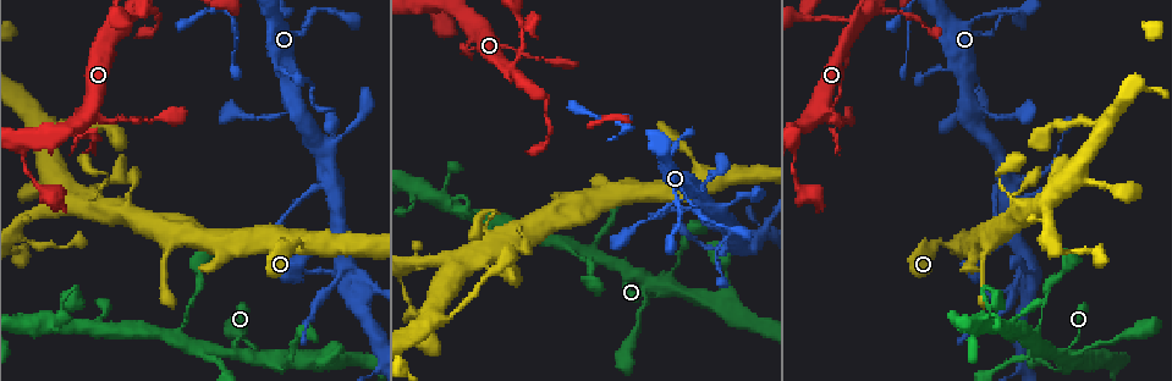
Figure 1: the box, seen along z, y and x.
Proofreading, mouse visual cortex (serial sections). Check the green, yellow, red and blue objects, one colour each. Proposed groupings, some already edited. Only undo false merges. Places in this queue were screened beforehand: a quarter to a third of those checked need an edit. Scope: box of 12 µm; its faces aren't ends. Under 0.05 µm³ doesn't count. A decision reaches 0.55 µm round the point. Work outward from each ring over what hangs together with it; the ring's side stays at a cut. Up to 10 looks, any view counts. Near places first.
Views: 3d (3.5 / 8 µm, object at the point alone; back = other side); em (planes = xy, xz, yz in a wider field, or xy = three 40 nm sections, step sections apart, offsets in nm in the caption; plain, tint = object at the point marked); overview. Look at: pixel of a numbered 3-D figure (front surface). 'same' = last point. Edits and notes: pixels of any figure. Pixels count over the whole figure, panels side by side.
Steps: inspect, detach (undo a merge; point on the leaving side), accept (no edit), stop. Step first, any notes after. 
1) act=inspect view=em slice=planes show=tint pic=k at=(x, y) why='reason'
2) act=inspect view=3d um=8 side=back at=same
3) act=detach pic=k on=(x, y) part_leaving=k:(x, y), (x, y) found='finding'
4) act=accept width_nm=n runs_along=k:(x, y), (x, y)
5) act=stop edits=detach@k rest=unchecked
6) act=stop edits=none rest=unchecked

act=inspect view=3d um=3.5 pic=1 at=(513, 68) why='looks like a crossing'

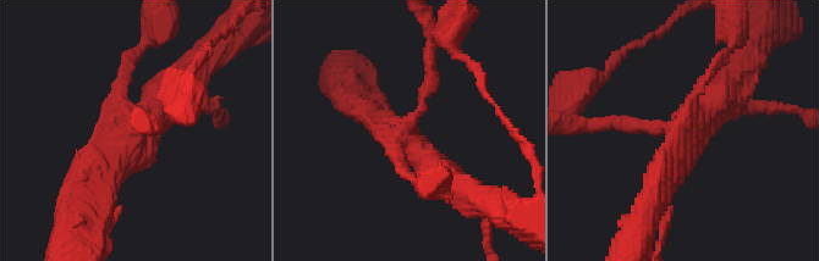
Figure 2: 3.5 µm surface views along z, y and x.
act=accept arms=4 arm_widths_nm=150,200,350,400 runs_along=2:(91, 204), (147, 117), (183, 99) found='continuous, no second cell'

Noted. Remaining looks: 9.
act=inspect view=3d um=8 side=back pic=1 at=(477, 30) why='four arms meet'

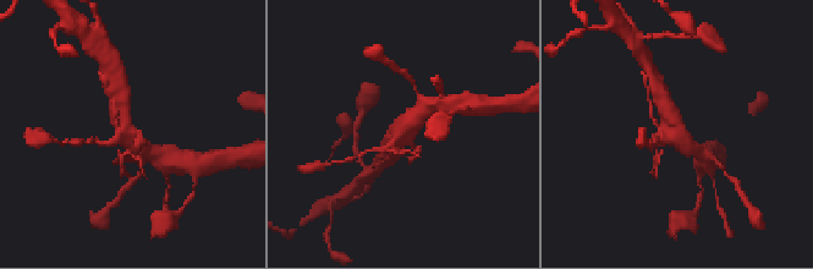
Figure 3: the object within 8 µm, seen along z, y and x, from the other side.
act=inspect view=3d um=3.5 side=back pic=3 at=(676, 129) why='closer look'

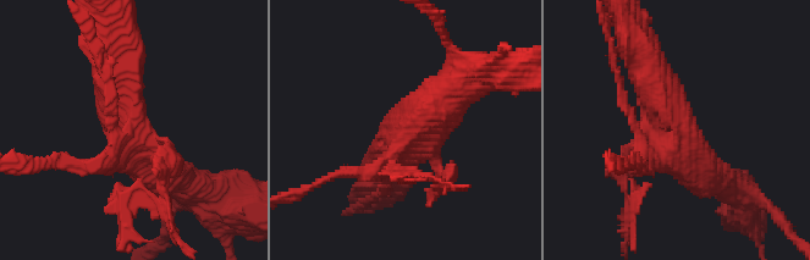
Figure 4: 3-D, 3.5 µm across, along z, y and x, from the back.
act=inspect view=em slice=xy step=5 show=tint pic=4 at=(132, 137) arms=4 arm_widths_nm=150,250,500,500 why='now the EM'

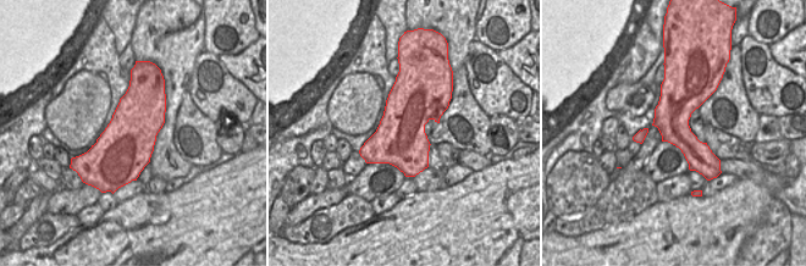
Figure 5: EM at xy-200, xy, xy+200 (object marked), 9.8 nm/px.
act=detach pic=4 on=(622, 180) width_nm=500 part_leaving=4:(167, 145), (164, 191), (133, 191), (126, 213) found='two cells meet here'

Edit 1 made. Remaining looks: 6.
act=inspect view=3d um=3.5 pic=1 at=(970, 75) why='three-way junction'

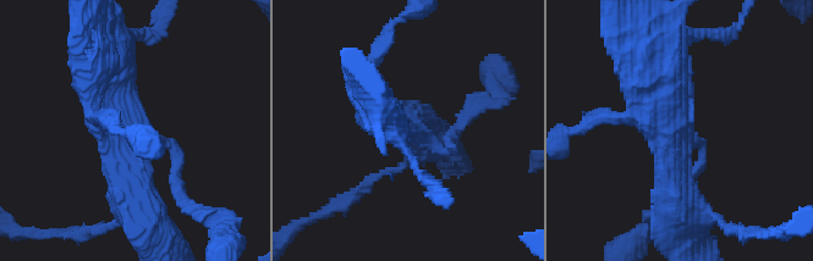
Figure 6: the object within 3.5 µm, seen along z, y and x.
act=inspect view=em slice=xy step=1 show=tint pic=6 at=(680, 128) arms=3 arm_widths_nm=150,450,450 why='now the EM'

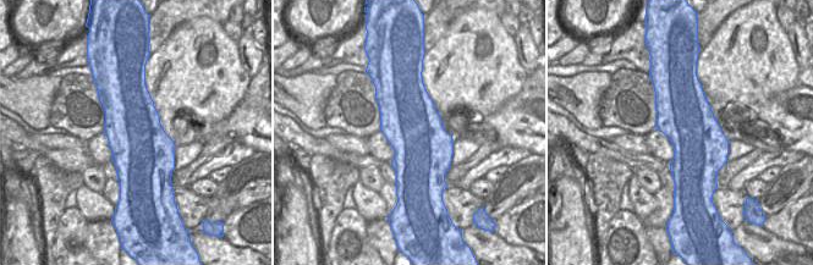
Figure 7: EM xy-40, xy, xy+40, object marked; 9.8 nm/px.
act=accept width_nm=600 runs_along=6:(110, 49), (136, 206) found='continuous, no second cell'

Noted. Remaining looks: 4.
act=inspect view=3d um=3.5 pic=1 at=(730, 222) why='sudden change in width'

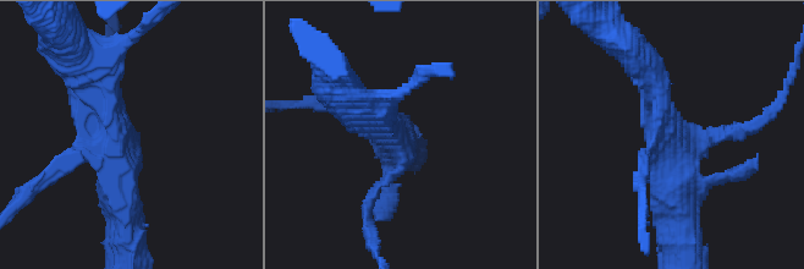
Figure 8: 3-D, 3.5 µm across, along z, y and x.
act=inspect view=em slice=xy step=1 show=tint pic=8 at=(392, 138)

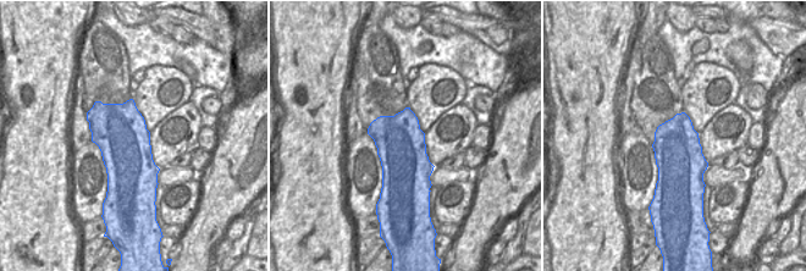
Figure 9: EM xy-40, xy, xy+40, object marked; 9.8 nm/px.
act=accept width_nm=480 runs_along=8:(88, 78), (110, 113), (126, 232) found='all the same cell'

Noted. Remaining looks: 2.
act=stop edits=detach@4 rest=unchecked

